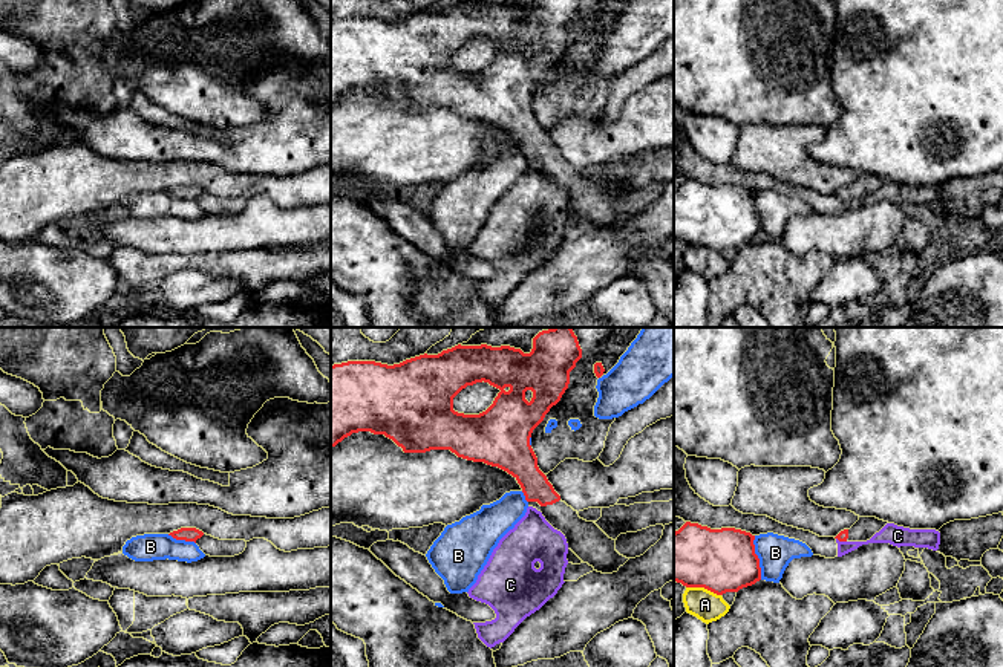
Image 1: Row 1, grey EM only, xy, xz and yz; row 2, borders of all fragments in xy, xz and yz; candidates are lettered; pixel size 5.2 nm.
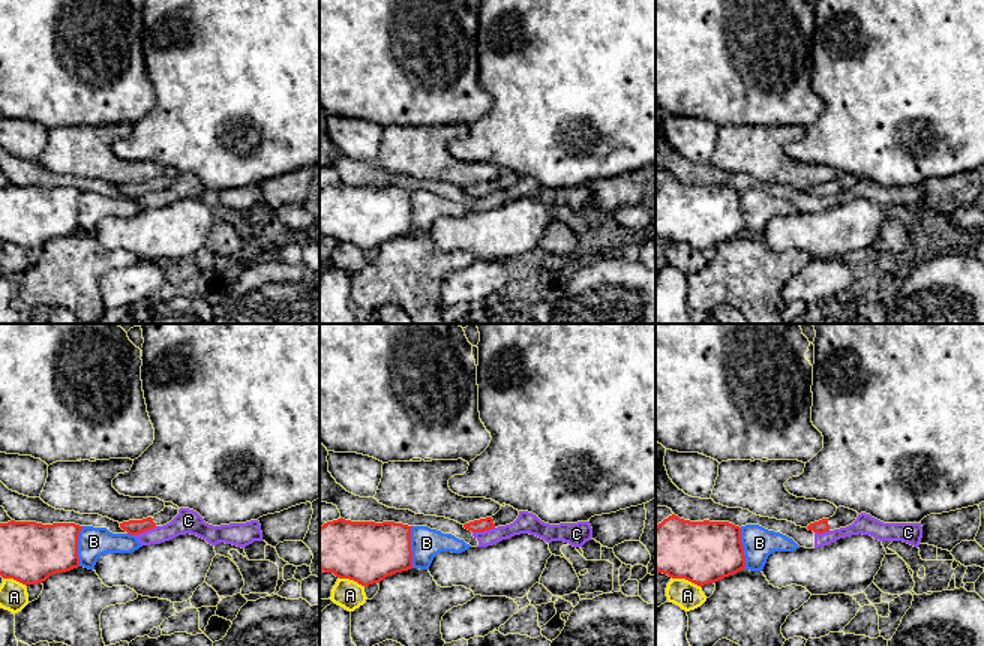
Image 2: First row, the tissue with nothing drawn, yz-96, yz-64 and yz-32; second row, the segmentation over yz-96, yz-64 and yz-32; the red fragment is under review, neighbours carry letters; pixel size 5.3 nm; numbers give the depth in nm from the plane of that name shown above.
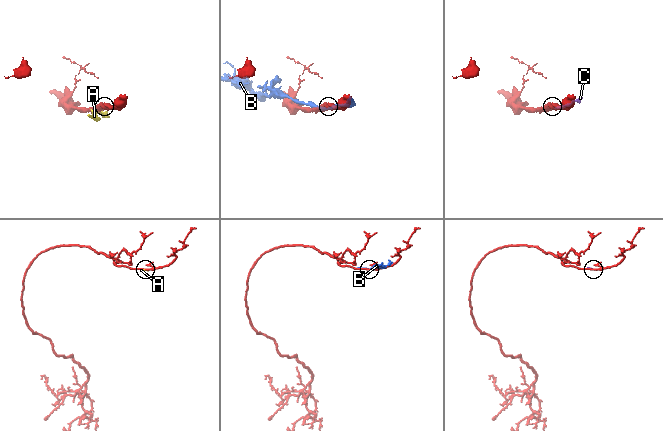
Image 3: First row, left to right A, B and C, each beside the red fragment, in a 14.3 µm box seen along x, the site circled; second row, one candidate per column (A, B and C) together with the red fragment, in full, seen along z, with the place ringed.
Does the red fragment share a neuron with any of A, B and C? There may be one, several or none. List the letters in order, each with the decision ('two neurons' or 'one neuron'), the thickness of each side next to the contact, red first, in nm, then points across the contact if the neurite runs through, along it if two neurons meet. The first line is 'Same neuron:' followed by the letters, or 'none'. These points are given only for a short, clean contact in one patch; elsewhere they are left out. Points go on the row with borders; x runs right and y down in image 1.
Same neuron: none
A: two neurons; calibres 340 and 160 nm
B: two neurons; calibres 340 and 180 nm
C: two neurons; calibres 60 and 90 nm; border yz (836, 537), (846, 542)

